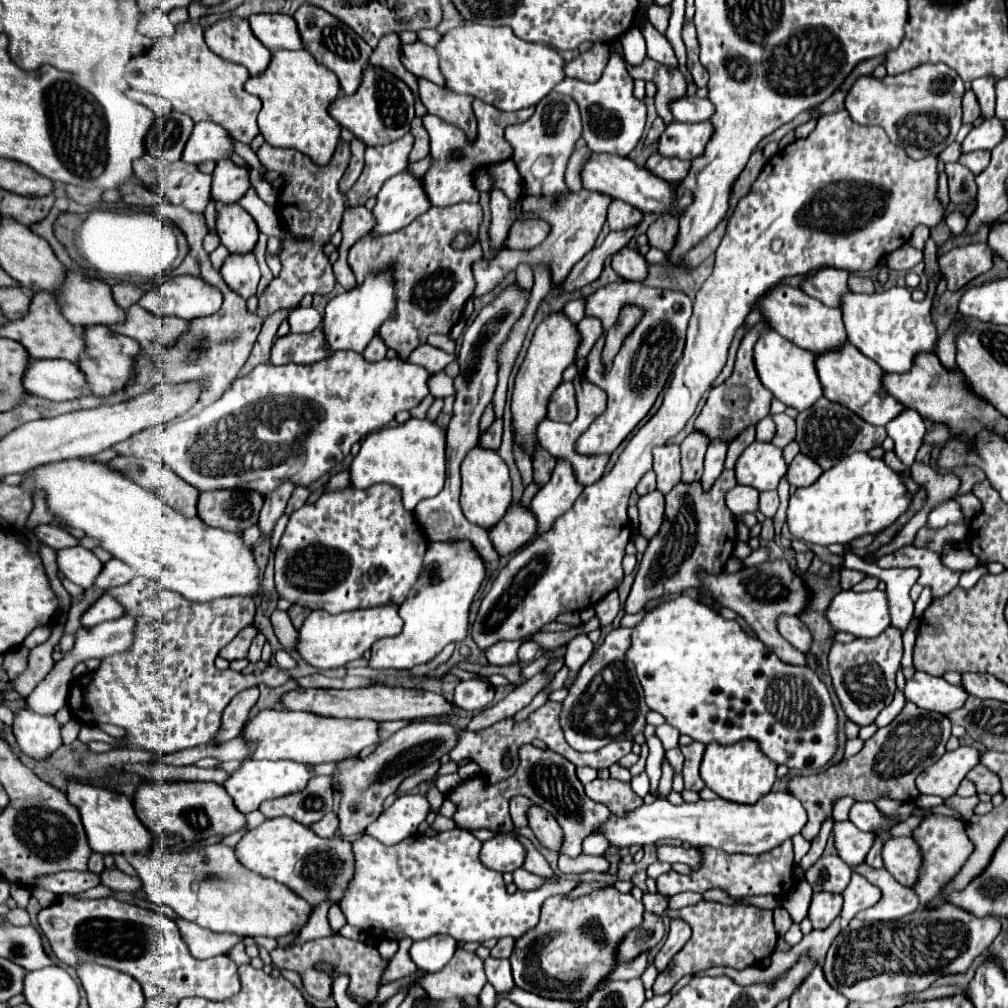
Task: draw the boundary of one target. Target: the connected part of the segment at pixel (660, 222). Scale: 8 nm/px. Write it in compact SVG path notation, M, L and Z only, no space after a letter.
M669 214L659 216L647 230L649 246L655 246L655 248L661 248L663 252L669 252L669 248L673 248L675 234L677 234L677 218L669 216Z

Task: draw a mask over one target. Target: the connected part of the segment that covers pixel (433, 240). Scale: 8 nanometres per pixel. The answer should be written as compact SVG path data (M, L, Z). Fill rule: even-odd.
M455 204L455 206L431 206L425 214L417 216L409 226L391 232L389 236L363 236L357 244L353 244L353 248L349 250L349 264L357 276L357 284L361 284L361 280L373 272L373 270L381 270L385 268L389 262L397 262L395 264L395 280L397 280L397 312L395 318L389 318L383 328L381 328L381 338L385 340L387 348L397 350L397 354L401 358L407 358L417 346L427 342L429 334L449 334L449 330L457 324L457 320L461 318L461 310L467 302L467 298L473 296L475 292L475 276L473 276L473 264L479 262L483 258L483 250L481 250L481 242L479 242L479 224L483 220L483 210L479 204ZM459 232L467 232L471 234L473 242L467 248L453 248L453 242L457 238Z

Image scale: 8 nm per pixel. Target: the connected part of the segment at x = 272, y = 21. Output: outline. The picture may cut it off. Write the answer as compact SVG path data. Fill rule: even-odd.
M265 14L249 18L253 34L263 42L271 52L277 50L303 50L303 40L297 30L293 16L285 14Z

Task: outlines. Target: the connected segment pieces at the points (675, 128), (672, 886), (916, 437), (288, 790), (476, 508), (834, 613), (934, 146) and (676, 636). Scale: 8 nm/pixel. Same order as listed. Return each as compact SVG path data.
M671 122L659 138L659 154L673 156L679 160L693 160L693 156L699 156L699 152L705 150L705 144L711 134L713 134L711 122L697 124Z
M785 840L777 848L765 852L765 854L757 854L757 856L725 854L717 848L707 846L707 848L703 848L703 862L695 872L691 872L689 876L683 876L683 874L677 874L675 870L669 870L667 874L661 874L657 878L657 890L663 896L675 896L685 890L693 890L693 892L703 894L713 888L721 888L731 898L763 896L763 894L785 896L797 884L795 876L793 876L793 866L795 866L795 862L793 862L791 840Z
M905 410L901 412L901 416L897 416L897 420L891 420L885 428L887 428L887 434L895 442L897 458L905 466L911 466L915 454L923 446L923 438L925 438L923 418L913 410Z
M245 760L241 768L233 772L223 786L229 792L229 796L235 800L235 806L243 814L249 814L251 810L257 810L257 806L263 800L301 792L309 780L311 780L311 772L307 770L307 766L295 760L275 760L275 762L273 760Z
M473 446L461 462L461 480L461 508L465 518L483 528L493 528L511 504L511 478L505 460L491 448Z
M879 590L839 592L827 606L825 618L835 632L849 632L855 638L879 636L891 624L885 592Z
M919 64L917 68L909 72L901 72L897 76L885 76L883 80L877 80L875 76L859 76L853 84L853 88L845 96L845 110L851 114L851 118L857 124L877 124L885 130L889 140L903 148L909 156L913 158L923 158L923 156L937 156L943 152L957 136L961 128L961 98L965 94L963 80L947 68L945 64Z
M677 596L673 600L661 602L653 610L645 612L643 620L633 628L631 646L627 650L627 658L635 664L635 672L637 672L637 678L641 682L643 690L645 690L645 700L647 700L649 708L655 710L655 712L659 712L659 714L663 714L665 720L667 720L667 724L671 724L681 734L687 734L687 736L691 736L697 742L709 744L711 740L717 740L719 744L733 744L733 742L739 742L743 738L751 738L751 740L757 740L759 742L759 746L763 748L763 752L775 764L785 764L787 768L821 768L835 754L835 748L837 748L837 742L835 742L837 740L837 714L835 714L831 696L829 696L825 684L817 678L817 674L813 670L809 670L807 666L799 668L799 666L783 664L769 648L765 648L765 644L759 638L753 638L753 636L745 634L735 620L725 620L715 610L711 610L709 606L697 602L697 600L689 598L689 596Z

